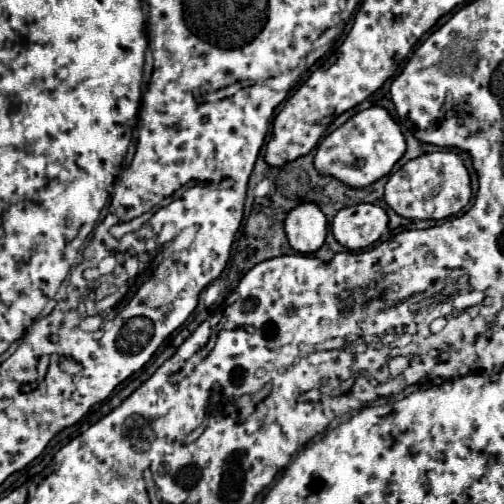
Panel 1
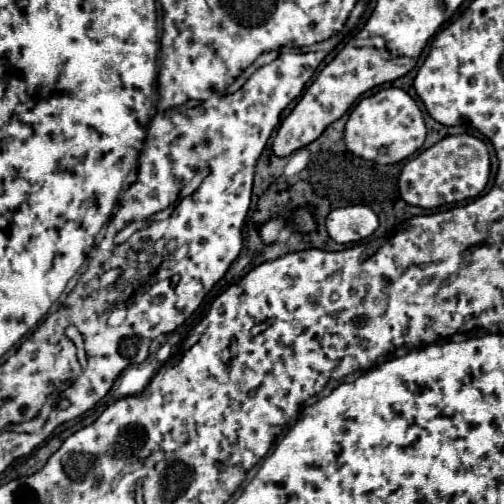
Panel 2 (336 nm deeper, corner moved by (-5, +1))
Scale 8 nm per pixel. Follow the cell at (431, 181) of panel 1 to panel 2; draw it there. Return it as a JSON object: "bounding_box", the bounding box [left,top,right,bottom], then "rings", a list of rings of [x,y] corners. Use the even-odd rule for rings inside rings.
{"bounding_box":[399,135,489,209],"rings":[[[449,135],[407,161],[399,177],[399,193],[409,205],[435,209],[447,203],[477,197],[485,189],[489,173],[489,149],[481,139],[473,135]]]}

